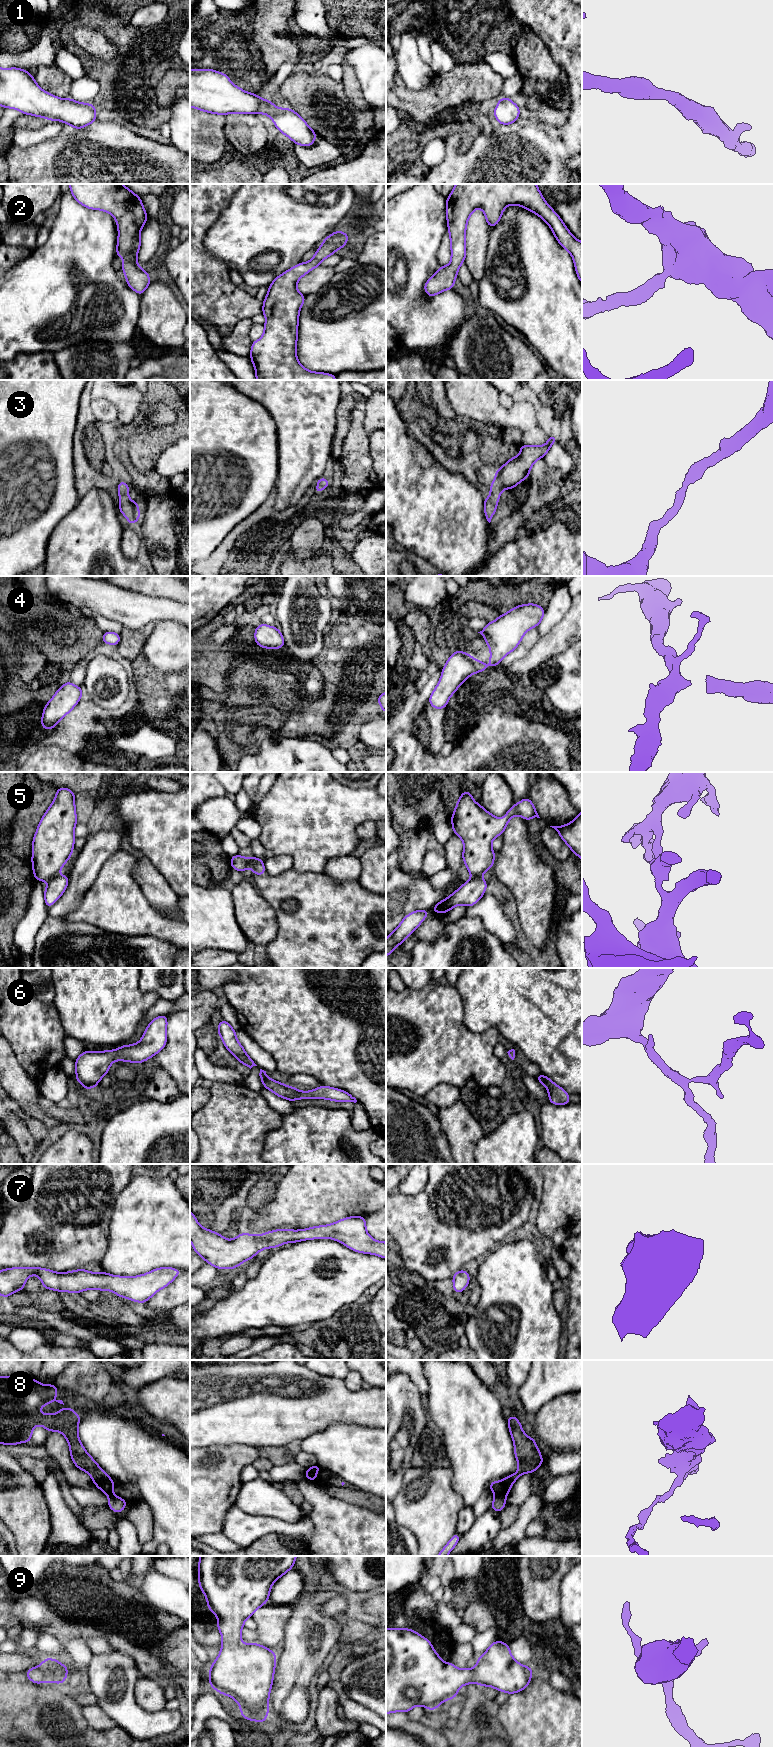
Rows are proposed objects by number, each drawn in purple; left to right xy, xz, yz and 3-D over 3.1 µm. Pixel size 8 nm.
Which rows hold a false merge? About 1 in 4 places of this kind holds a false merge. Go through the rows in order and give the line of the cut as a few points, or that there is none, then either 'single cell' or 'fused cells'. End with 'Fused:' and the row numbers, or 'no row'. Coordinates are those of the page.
1: no cut | single cell
2: no cut | single cell
3: no cut | single cell
4: no cut | single cell
5: xz (249, 858), (250, 866) | fused cells
6: no cut | single cell
7: no cut | single cell
8: yz (498, 1494), (504, 1497) | fused cells
9: no cut | single cell
Fused: 5, 8

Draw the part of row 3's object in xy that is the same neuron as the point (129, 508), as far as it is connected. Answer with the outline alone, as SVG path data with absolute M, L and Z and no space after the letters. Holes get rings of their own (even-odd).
M124 481L118 482L118 496L120 498L119 511L127 518L130 526L139 520L139 506L136 501L128 498L129 485Z

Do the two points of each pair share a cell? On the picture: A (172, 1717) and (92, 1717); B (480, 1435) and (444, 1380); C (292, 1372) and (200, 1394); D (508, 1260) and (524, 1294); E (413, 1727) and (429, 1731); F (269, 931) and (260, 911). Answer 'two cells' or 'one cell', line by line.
A: two cells
B: one cell
C: one cell
D: one cell
E: one cell
F: one cell

